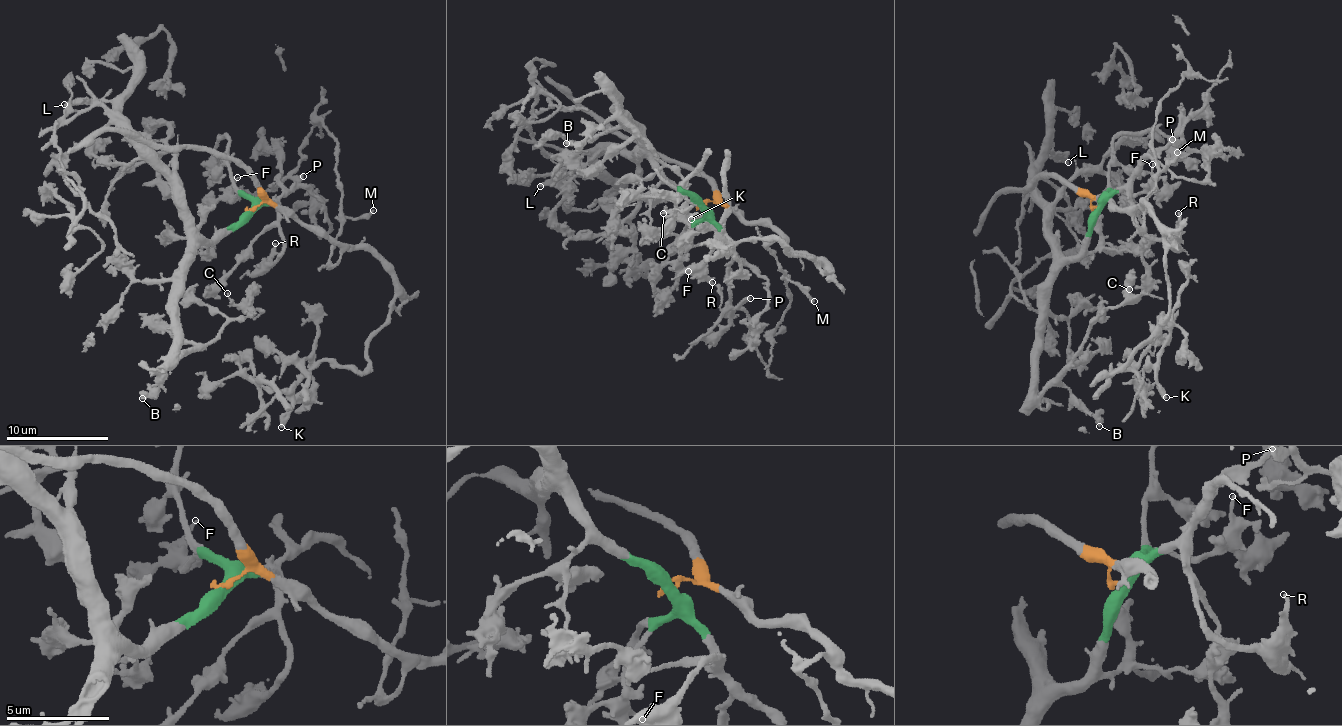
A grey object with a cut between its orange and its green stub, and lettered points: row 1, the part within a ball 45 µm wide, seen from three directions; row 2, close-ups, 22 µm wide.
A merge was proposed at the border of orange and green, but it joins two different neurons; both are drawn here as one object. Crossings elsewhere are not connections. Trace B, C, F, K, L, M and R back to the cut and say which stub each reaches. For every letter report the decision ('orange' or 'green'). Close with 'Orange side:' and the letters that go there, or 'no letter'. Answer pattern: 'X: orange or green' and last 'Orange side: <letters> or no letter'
B: green
C: green
F: green
K: orange
L: green
M: orange
R: green
Orange side: K, M

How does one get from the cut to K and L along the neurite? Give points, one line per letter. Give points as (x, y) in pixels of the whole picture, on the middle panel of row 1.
K: (702, 205), (726, 203), (824, 264), (788, 254), (776, 240), (728, 242), (700, 214), (691, 219)
L: (702, 205), (681, 193), (640, 152), (632, 161), (610, 149), (600, 153), (584, 173), (551, 177), (539, 186)

